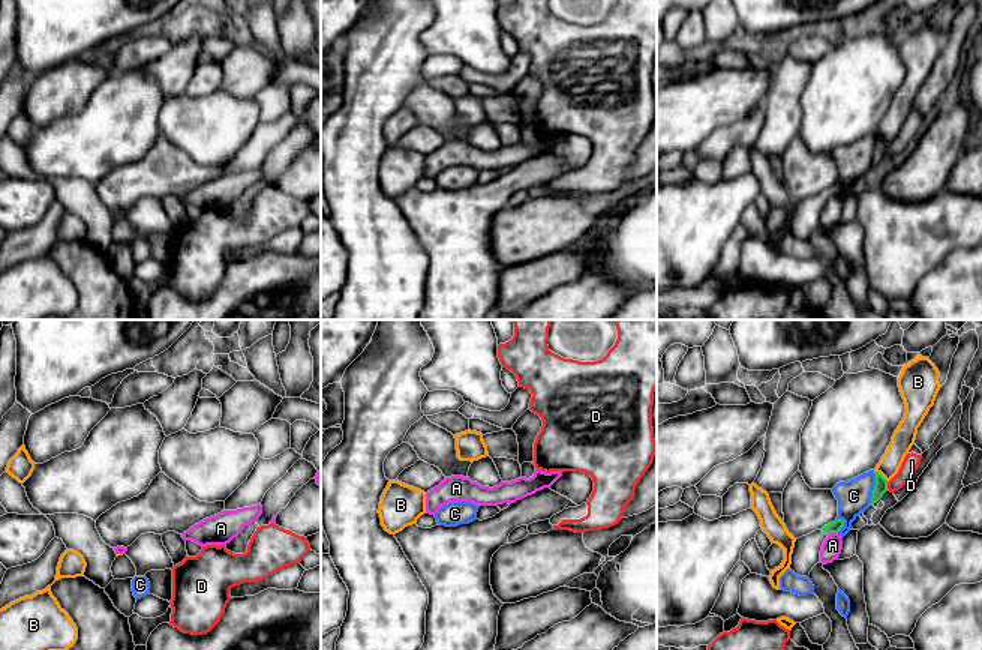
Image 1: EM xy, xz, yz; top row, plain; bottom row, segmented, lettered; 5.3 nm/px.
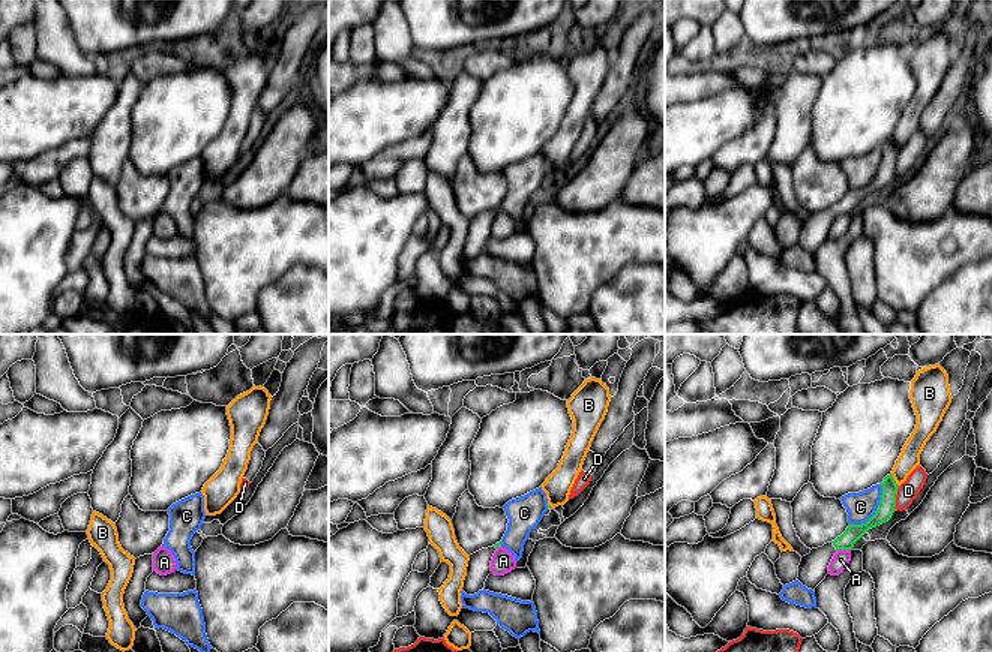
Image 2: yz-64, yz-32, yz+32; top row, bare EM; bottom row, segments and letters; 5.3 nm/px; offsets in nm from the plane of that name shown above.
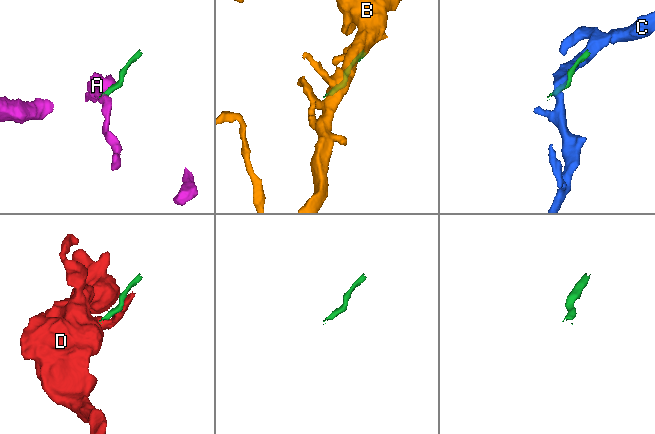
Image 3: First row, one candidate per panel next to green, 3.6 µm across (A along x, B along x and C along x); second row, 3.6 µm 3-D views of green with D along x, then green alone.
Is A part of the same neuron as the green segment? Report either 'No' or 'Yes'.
No

